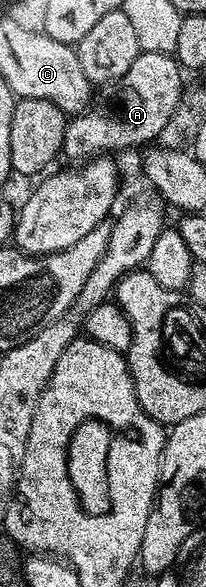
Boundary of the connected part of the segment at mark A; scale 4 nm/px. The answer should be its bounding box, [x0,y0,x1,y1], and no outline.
[62,51,185,164]

